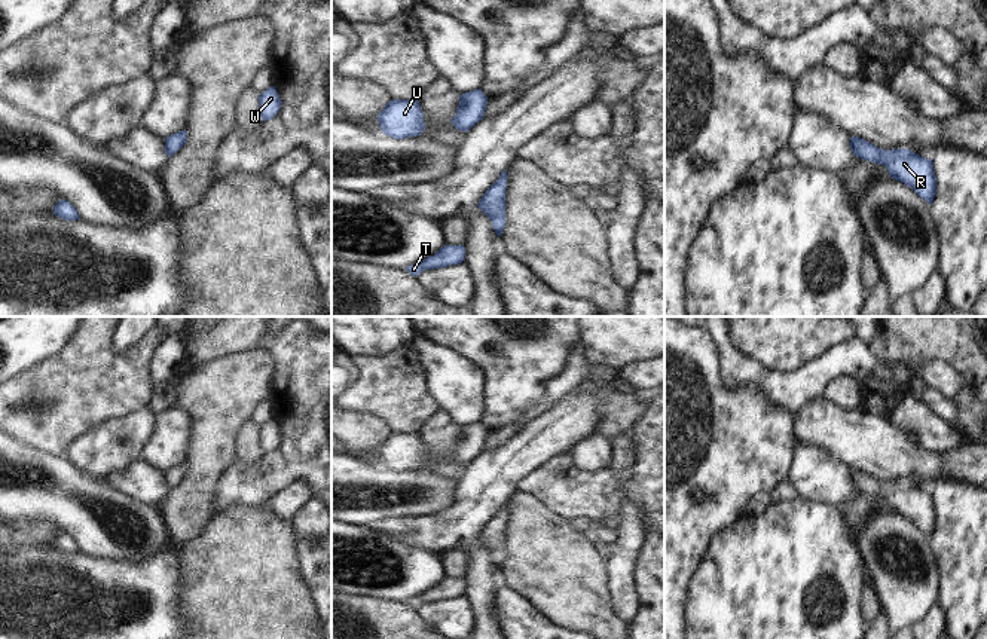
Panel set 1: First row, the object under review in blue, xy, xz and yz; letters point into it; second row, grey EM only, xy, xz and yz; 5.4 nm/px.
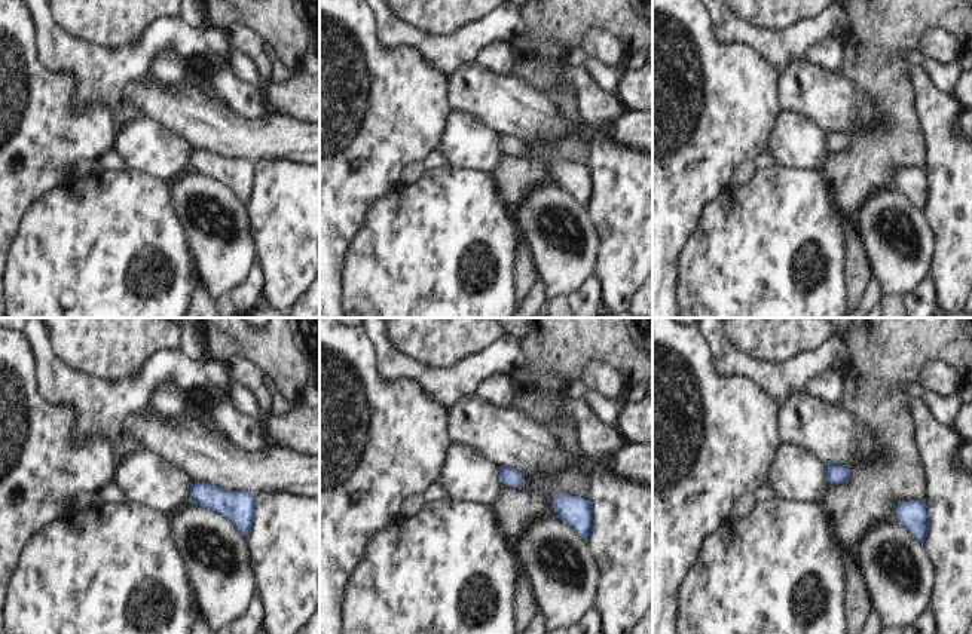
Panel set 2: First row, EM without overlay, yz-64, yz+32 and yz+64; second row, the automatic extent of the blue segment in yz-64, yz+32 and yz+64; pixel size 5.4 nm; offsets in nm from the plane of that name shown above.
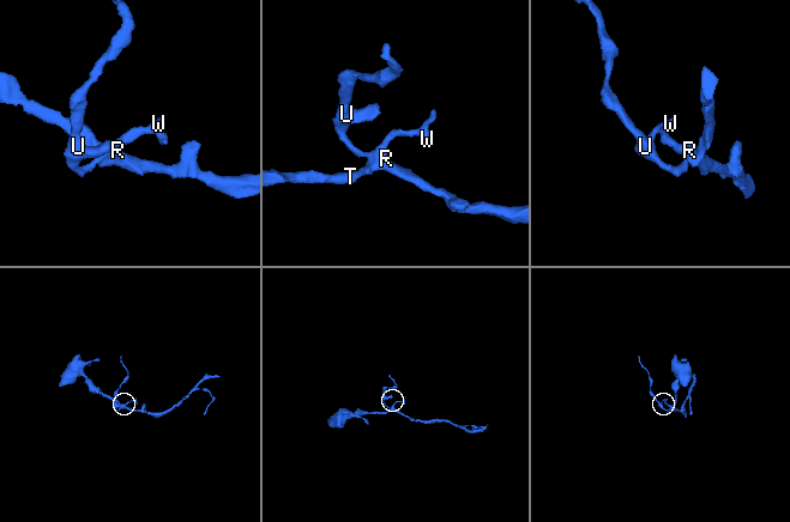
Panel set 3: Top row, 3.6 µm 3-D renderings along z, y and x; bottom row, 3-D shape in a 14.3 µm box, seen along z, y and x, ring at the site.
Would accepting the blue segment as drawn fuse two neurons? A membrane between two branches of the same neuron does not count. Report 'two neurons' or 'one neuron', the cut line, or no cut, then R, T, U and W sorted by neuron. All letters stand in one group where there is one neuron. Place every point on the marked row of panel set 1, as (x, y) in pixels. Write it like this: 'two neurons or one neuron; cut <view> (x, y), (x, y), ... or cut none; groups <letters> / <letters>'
one neuron; cut none; groups R T U W

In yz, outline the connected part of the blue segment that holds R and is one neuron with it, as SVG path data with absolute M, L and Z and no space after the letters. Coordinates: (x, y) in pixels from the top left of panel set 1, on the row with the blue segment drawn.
M861 137L850 138L855 156L884 165L890 177L911 187L929 205L936 195L936 177L932 159L922 158L908 149L884 150Z

